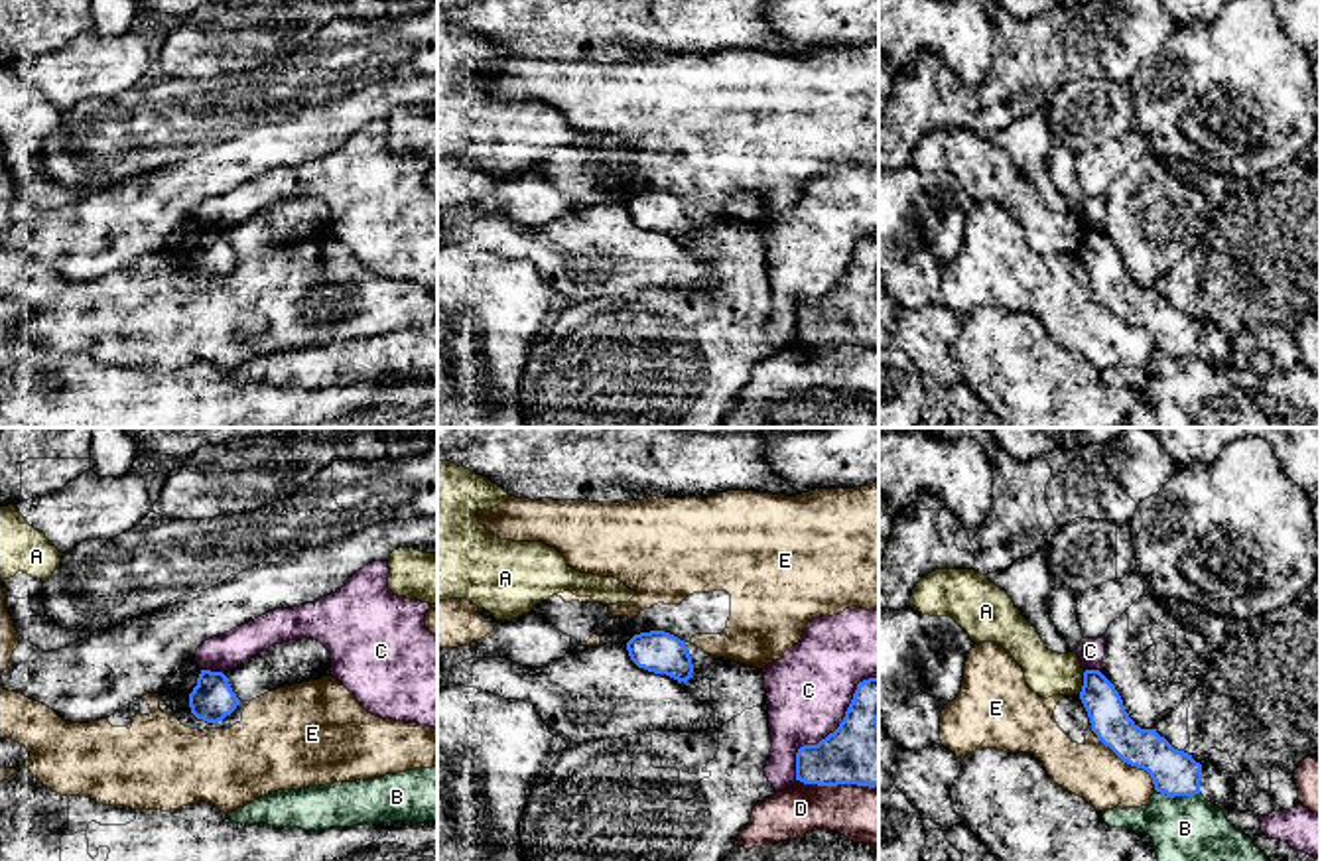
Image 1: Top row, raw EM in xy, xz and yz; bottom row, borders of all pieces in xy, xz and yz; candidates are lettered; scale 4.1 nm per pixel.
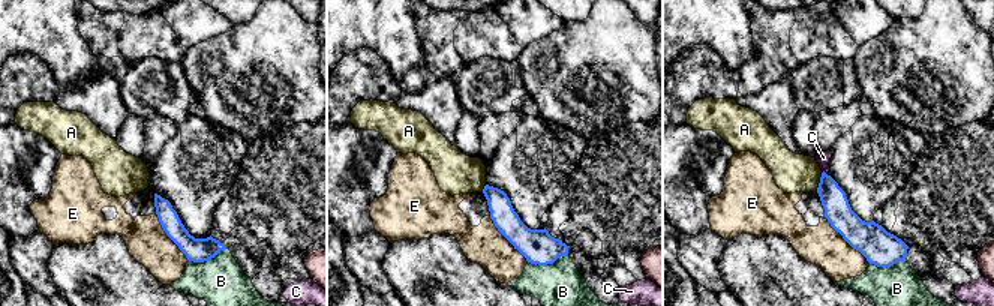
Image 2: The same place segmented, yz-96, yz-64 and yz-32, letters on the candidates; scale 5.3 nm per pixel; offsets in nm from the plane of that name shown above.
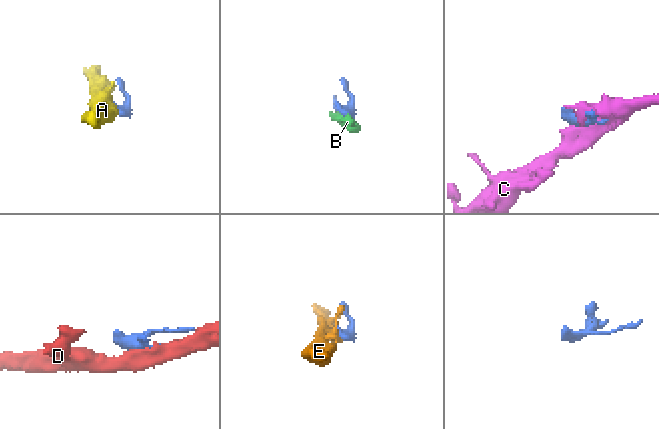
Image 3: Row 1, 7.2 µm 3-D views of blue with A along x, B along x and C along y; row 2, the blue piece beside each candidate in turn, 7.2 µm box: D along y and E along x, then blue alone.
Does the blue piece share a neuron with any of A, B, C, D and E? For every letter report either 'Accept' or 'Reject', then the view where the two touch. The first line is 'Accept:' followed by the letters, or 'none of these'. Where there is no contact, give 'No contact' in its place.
Accept: none of these
A: Reject. Touches blue in yz
B: Reject. Touches blue in yz
C: Reject. Touches blue in xz
D: Reject. Touches blue in xz
E: Reject. Touches blue in yz

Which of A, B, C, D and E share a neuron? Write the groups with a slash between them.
A / B / C / D / E

